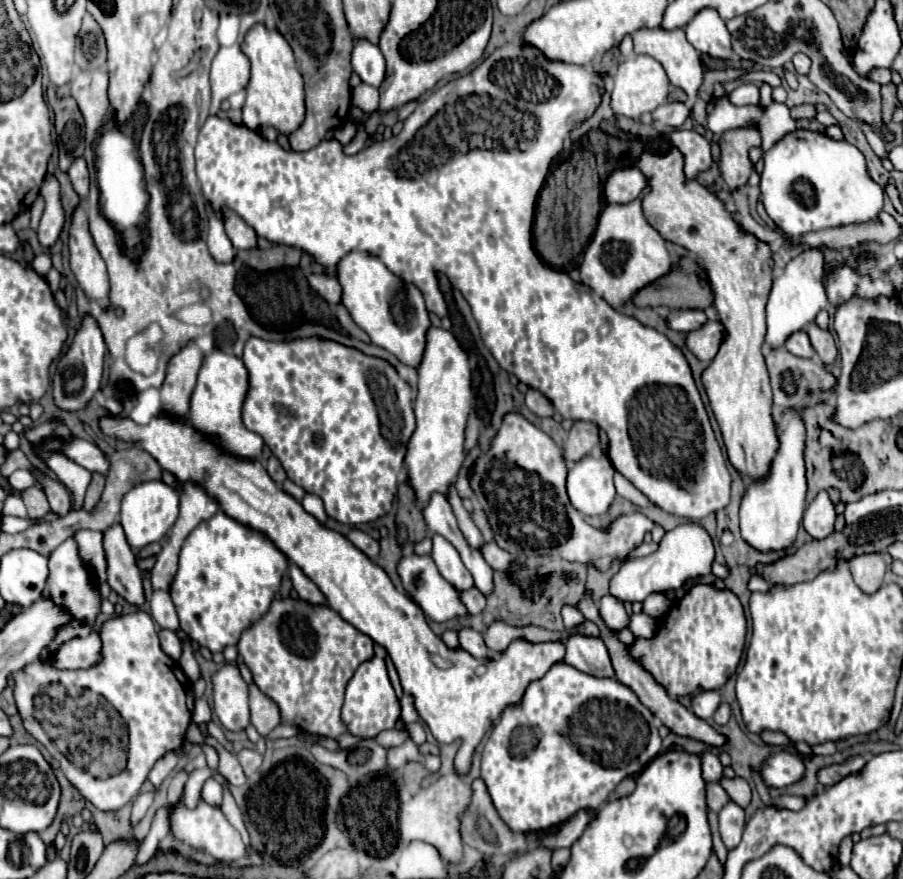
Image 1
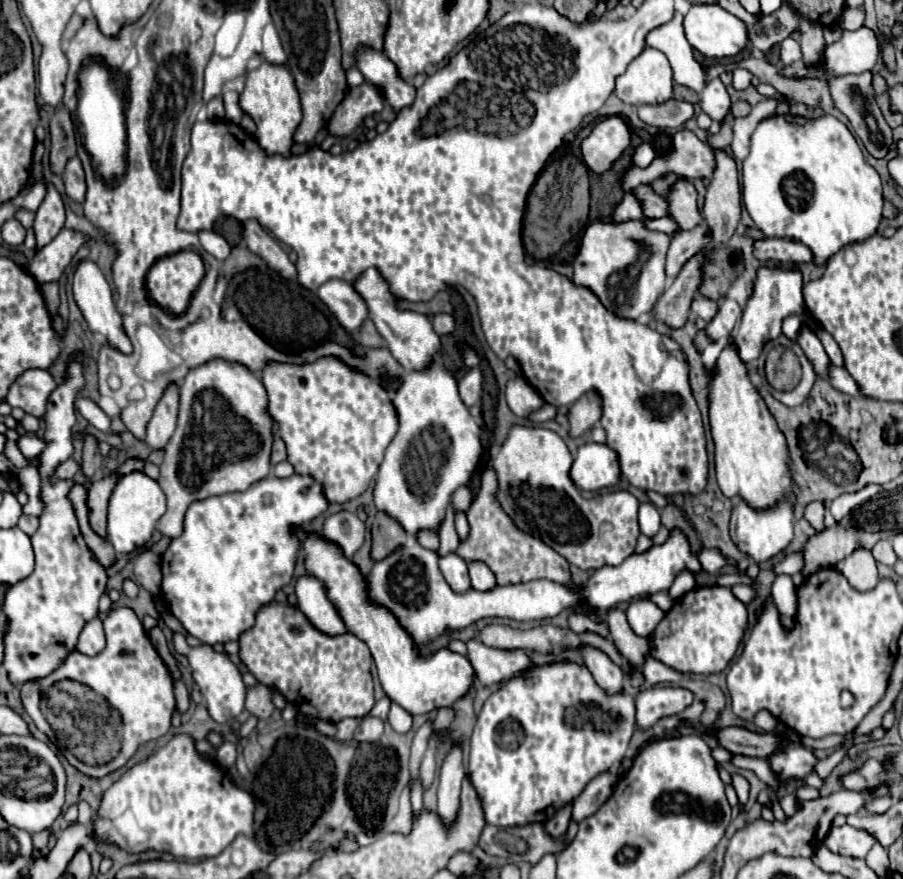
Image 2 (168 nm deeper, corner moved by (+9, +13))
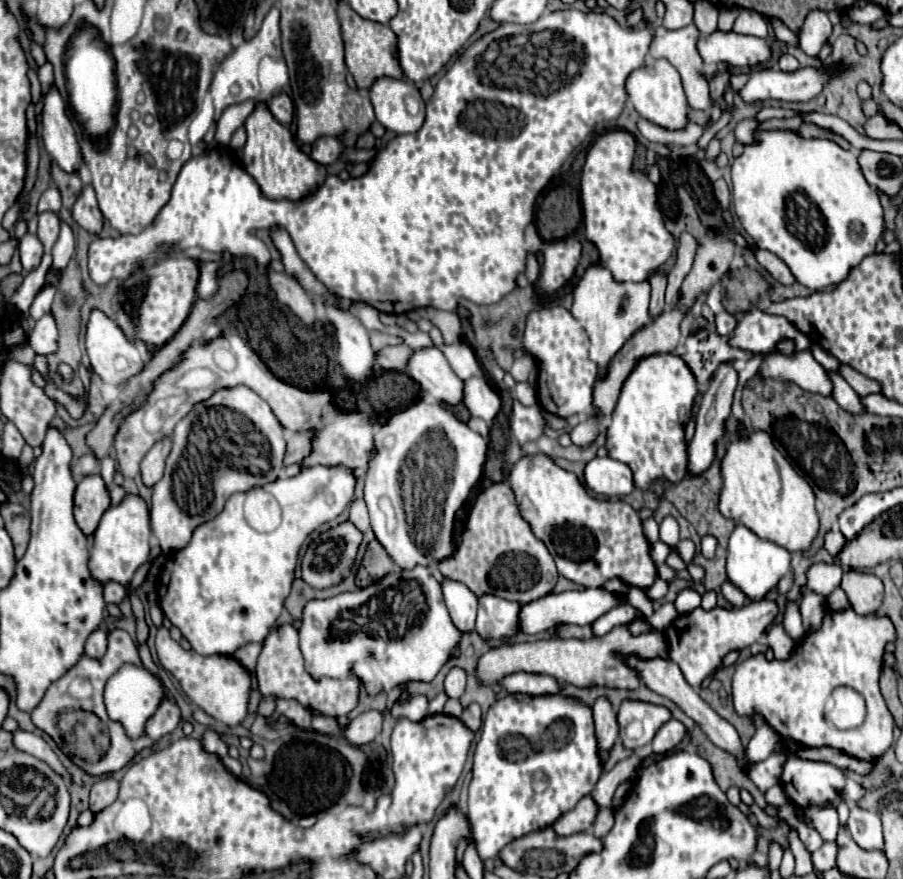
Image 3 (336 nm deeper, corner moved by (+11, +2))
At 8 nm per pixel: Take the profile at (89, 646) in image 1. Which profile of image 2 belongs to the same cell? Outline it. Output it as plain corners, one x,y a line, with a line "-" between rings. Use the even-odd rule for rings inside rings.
93,618
91,622
85,624
81,636
79,636
79,644
77,650
87,654
87,656
95,656
105,648
105,632
103,632
103,622
99,618

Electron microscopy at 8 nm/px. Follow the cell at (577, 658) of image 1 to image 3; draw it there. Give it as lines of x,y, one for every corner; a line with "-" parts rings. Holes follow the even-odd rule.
599,697
593,703
593,719
597,727
597,739
601,739
601,747
605,747
605,751
611,751
613,741
619,735
619,723
617,713
607,697

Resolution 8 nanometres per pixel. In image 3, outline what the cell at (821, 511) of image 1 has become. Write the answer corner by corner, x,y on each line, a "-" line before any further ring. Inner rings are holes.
827,531
827,533
825,533
825,541
823,541
823,549
829,551
831,557
835,557
837,551
841,551
841,547
845,547
845,543
847,543
847,539
845,539
841,533
837,533
837,531

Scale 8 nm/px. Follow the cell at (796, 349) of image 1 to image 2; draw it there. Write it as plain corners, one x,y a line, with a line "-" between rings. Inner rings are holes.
803,328
803,330
799,332
799,346
803,348
805,356
807,356
809,362
813,364
815,372
819,372
821,378
827,378
827,368
831,366
831,362
829,362
829,356
827,356
827,352
825,352
821,340
819,340
811,330

